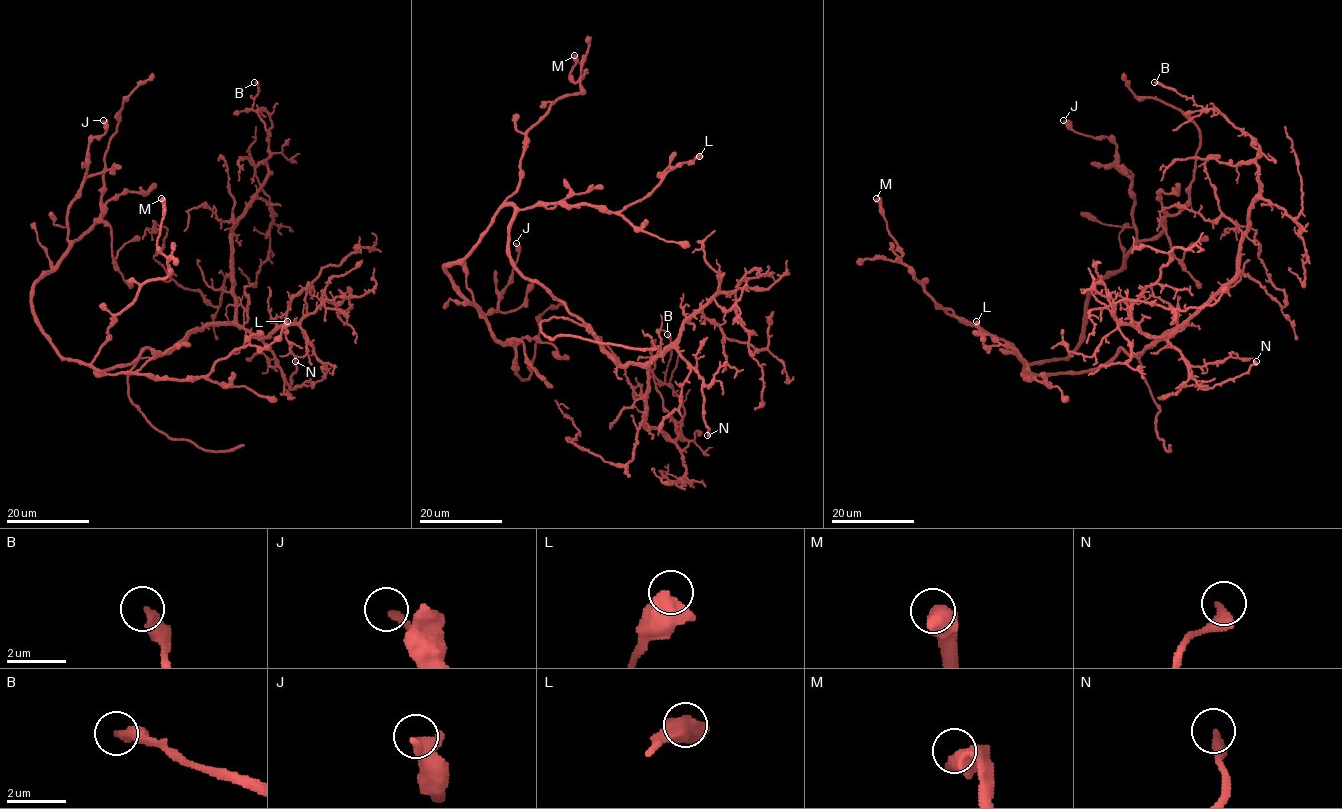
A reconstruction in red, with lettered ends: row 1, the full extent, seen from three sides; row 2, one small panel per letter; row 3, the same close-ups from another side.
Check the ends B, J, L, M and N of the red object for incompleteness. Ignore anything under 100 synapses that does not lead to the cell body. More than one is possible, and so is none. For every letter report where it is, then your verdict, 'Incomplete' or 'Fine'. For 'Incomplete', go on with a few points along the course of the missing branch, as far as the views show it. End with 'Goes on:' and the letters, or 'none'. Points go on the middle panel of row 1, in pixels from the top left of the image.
B: Place: (667, 334). Fine
J: Place: (516, 243). Fine
L: Place: (699, 156). Fine
M: Place: (574, 55). Fine
N: Place: (707, 435). Fine
Goes on: none

